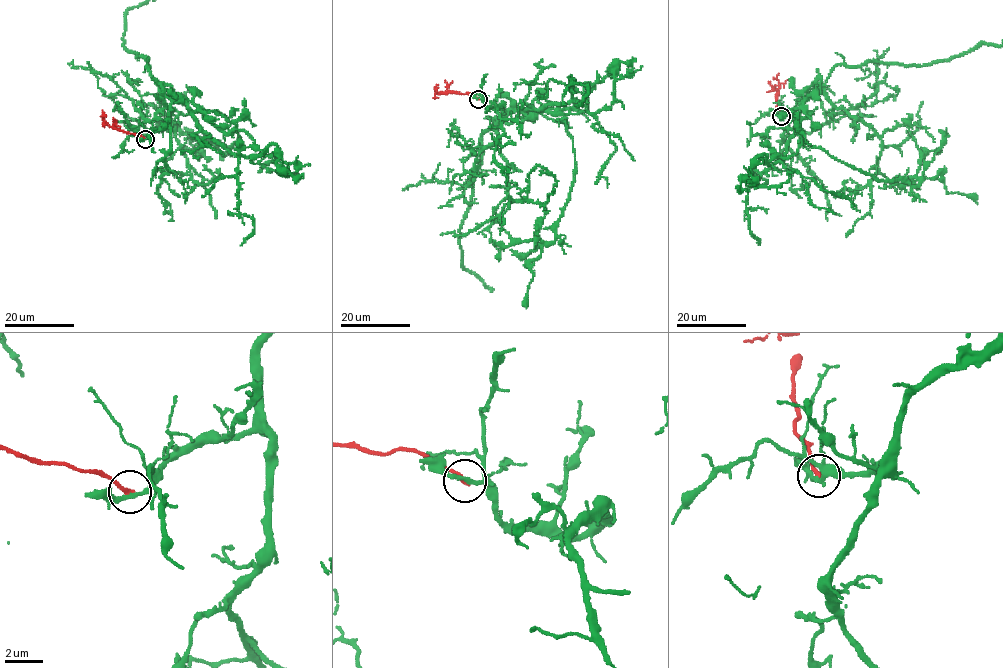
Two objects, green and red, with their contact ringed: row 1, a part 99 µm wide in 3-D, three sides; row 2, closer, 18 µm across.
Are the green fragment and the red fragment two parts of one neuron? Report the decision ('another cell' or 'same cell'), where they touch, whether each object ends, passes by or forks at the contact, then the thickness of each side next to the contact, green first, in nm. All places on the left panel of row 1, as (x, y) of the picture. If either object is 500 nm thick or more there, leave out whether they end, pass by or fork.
same cell; at (145, 139); green passes by; red ends there; 200 nm thick on the green side, 240 nm on the other

